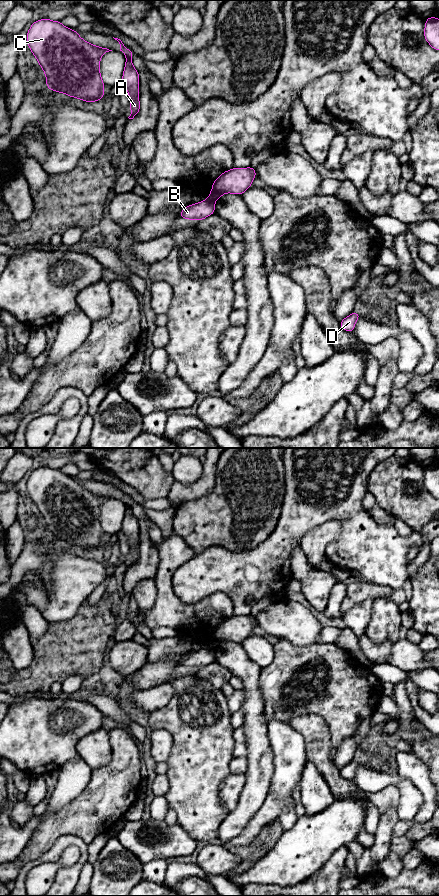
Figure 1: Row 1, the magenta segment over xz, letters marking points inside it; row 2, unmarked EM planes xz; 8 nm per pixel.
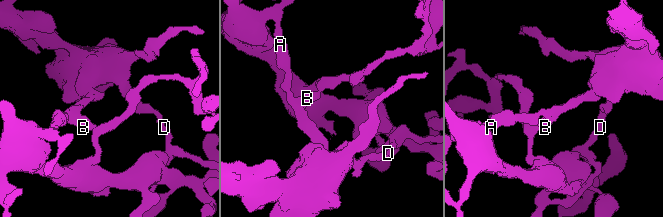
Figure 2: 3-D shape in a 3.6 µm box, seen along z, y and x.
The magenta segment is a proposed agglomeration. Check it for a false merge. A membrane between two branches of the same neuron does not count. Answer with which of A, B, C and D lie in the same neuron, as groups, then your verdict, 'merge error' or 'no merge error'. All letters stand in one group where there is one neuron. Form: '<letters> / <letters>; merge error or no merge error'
A C / B D; merge error

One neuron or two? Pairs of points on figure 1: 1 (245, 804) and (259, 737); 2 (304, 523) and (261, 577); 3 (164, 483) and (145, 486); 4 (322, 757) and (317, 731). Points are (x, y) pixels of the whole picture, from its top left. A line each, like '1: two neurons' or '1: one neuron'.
1: one neuron
2: one neuron
3: one neuron
4: one neuron

